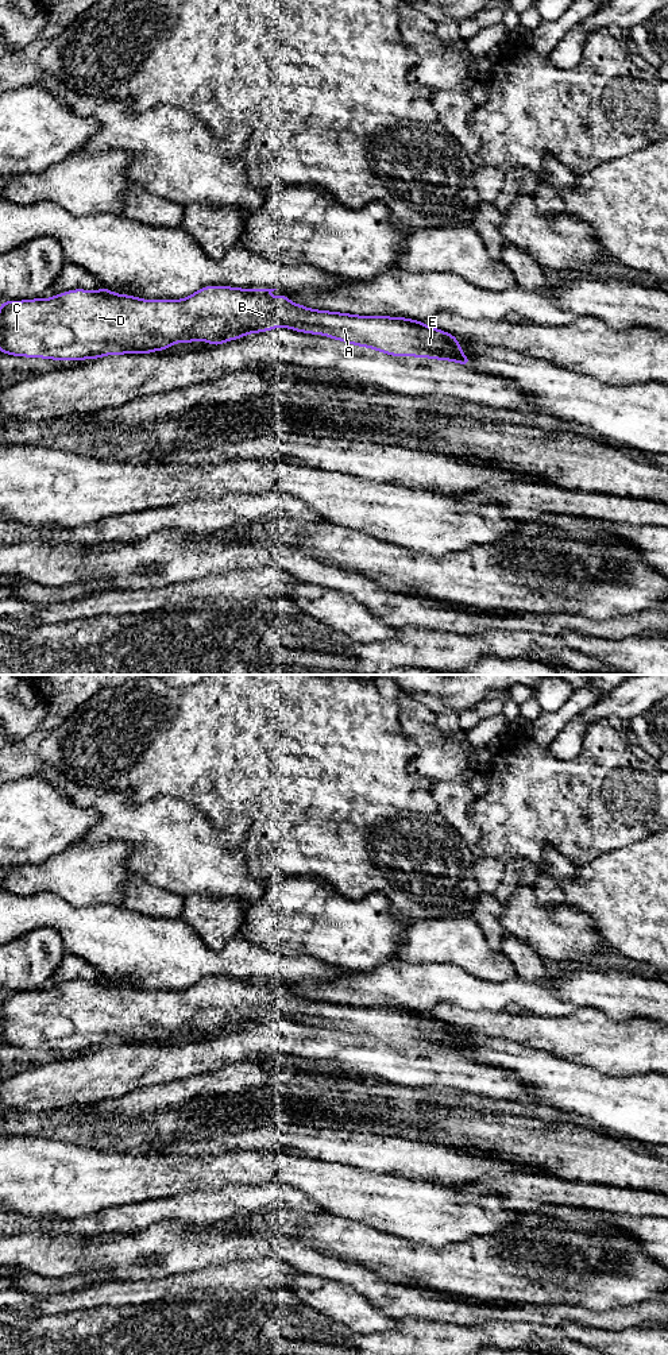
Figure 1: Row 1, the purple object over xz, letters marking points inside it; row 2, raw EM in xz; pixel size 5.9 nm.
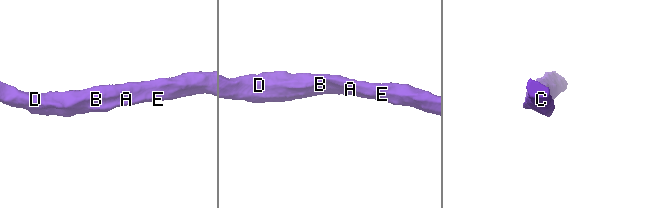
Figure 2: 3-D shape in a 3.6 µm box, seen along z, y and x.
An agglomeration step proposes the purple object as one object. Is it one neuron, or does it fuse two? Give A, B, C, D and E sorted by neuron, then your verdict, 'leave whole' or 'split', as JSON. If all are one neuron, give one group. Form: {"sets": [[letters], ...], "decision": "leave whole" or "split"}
{"sets": [["A", "B", "C", "D", "E"]], "decision": "leave whole"}

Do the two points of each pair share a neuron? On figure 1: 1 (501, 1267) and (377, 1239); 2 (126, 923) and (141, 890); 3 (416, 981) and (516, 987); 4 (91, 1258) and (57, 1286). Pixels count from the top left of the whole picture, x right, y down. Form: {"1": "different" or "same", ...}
{"1": "same", "2": "different", "3": "same", "4": "different"}

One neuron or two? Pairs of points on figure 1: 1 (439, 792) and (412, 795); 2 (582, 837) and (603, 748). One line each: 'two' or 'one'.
1: two
2: one

